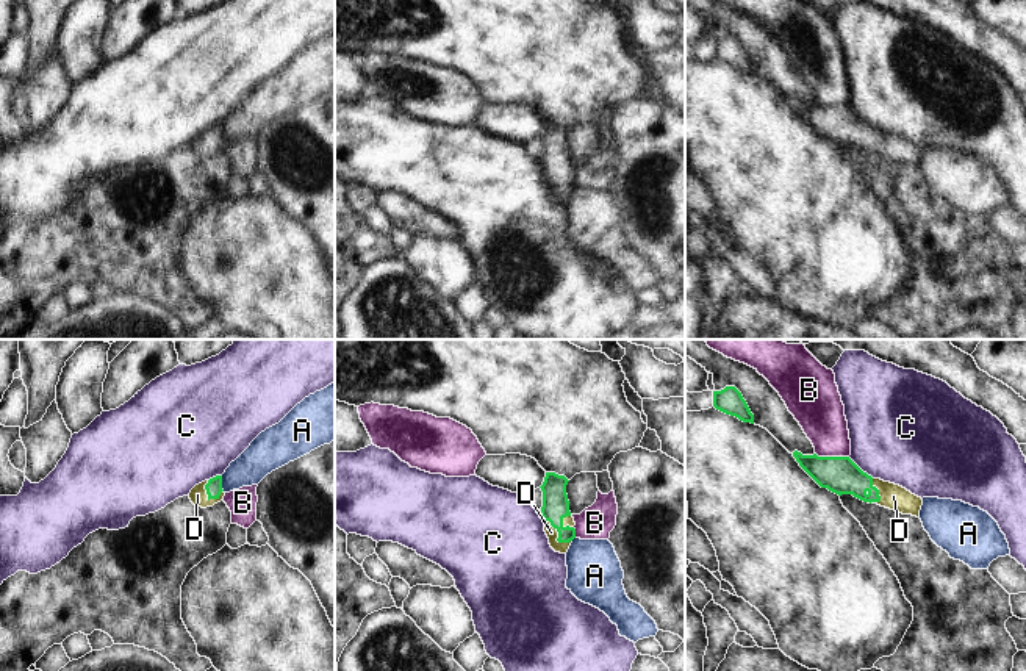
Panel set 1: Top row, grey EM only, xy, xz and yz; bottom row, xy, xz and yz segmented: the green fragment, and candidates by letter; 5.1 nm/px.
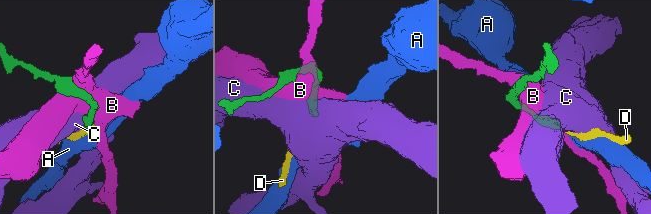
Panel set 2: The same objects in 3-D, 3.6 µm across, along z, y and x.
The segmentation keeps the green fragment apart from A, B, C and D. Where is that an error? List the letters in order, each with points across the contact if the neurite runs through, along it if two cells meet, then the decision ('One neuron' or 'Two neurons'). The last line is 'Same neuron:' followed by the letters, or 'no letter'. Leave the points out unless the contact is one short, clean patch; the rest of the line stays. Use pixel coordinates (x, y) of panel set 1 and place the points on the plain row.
A: Boundary: xy (221, 125), (221, 136), (224, 139). Two neurons
B: Two neurons
C: Boundary: yz (848, 107), (873, 127). Two neurons
D: Path across: xz (556, 155), (559, 186), (551, 182). One neuron
Same neuron: D.

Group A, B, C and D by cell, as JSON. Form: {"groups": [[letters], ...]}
{"groups": [["A"], ["B"], ["C"], ["D"]]}

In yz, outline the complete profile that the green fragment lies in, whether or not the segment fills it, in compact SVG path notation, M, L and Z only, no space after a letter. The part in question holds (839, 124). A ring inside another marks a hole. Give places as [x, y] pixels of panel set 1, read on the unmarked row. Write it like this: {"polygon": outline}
{"polygon": "M798 100L793 102L793 106L821 138L838 145L852 144L863 152L877 153L902 164L920 166L921 147L899 135L873 128L849 106L802 105Z"}

